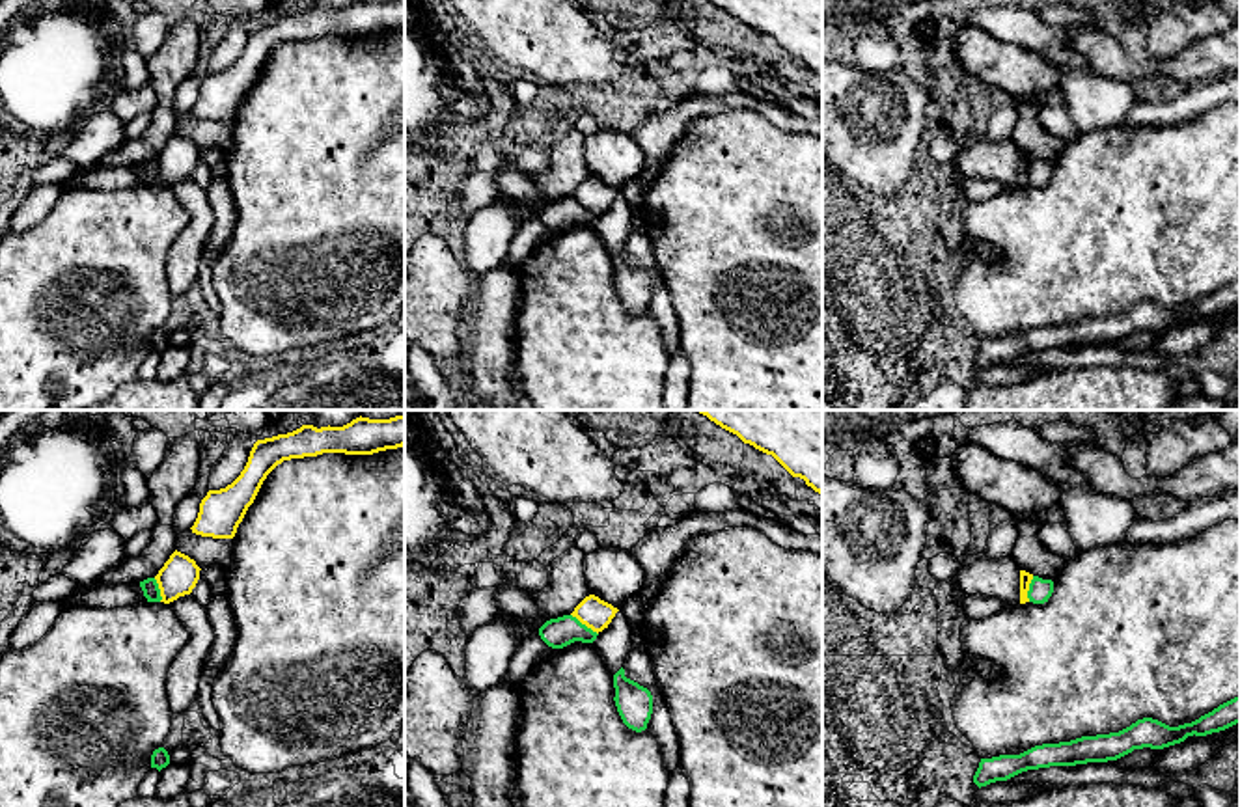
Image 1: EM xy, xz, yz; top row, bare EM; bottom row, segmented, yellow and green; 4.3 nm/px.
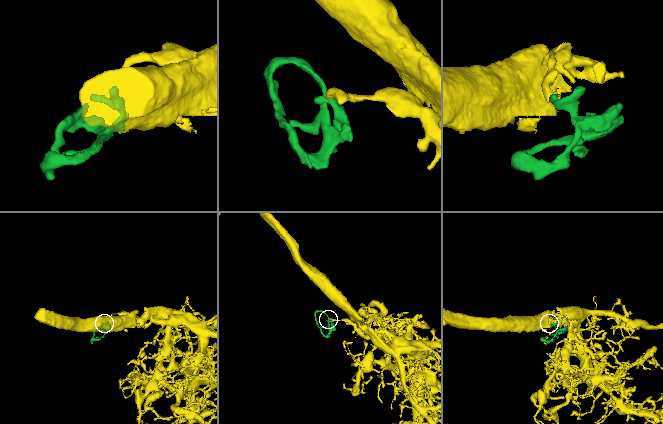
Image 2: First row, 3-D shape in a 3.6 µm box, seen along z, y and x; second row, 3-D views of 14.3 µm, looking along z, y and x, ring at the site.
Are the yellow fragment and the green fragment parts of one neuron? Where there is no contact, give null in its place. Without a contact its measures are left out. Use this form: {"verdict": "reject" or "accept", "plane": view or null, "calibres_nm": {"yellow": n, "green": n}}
{"verdict": "reject", "plane": "xz", "calibres_nm": {"yellow": 140, "green": 130}}

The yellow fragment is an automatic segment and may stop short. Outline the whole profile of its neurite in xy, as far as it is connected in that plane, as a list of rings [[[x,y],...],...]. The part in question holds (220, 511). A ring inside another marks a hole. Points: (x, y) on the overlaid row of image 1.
[[[405,414],[390,419],[356,417],[343,427],[313,427],[257,440],[241,475],[220,490],[209,490],[200,503],[192,533],[233,539],[267,475],[283,460],[323,453],[373,455],[405,445]]]

